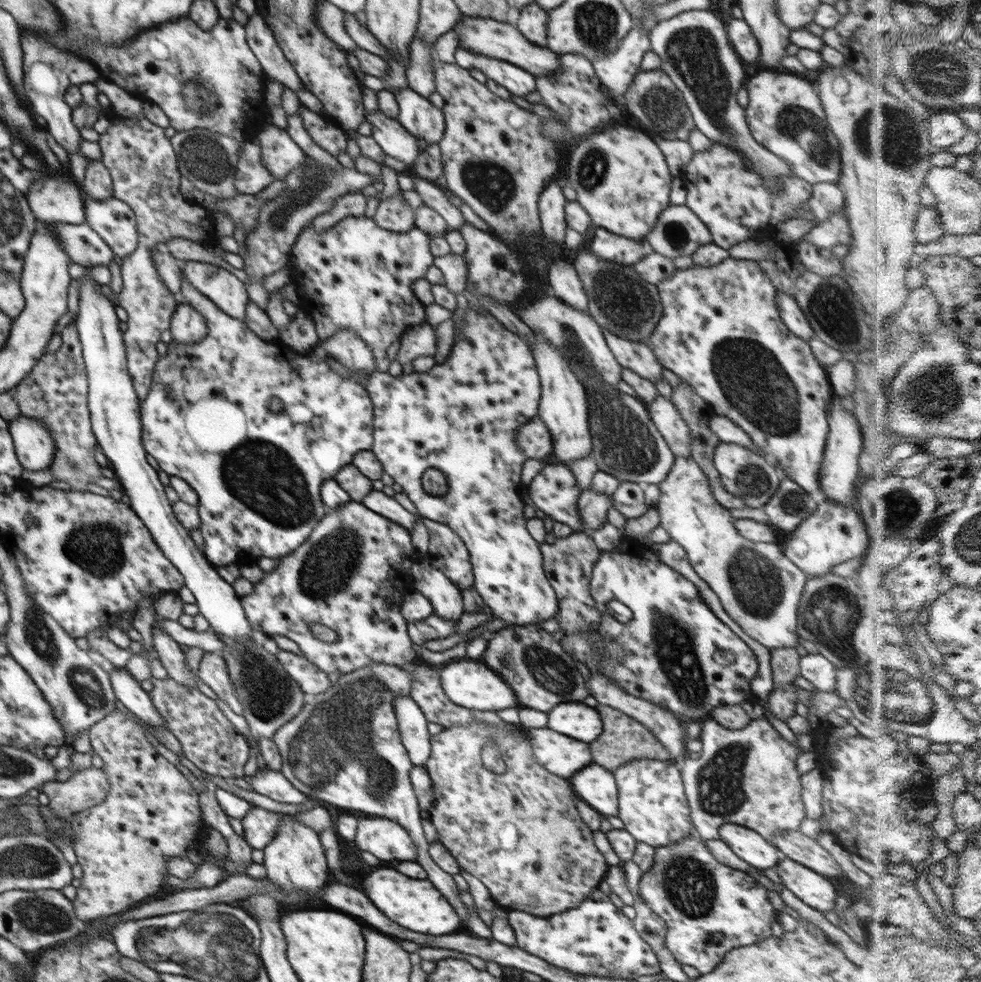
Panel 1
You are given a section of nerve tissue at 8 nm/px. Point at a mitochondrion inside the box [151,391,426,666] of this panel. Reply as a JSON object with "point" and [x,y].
{"point":[264,479]}

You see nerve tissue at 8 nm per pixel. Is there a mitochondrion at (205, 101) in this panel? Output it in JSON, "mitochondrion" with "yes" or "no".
{"mitochondrion":"yes"}

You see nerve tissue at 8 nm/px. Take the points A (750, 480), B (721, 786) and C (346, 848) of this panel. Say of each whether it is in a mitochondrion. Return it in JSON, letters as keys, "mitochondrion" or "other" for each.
{"A":"mitochondrion","B":"mitochondrion","C":"other"}

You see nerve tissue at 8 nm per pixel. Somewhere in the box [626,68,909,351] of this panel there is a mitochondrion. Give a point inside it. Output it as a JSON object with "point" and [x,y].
{"point":[828,305]}

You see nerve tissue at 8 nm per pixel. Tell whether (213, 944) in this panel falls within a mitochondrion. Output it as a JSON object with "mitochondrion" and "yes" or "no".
{"mitochondrion":"yes"}

